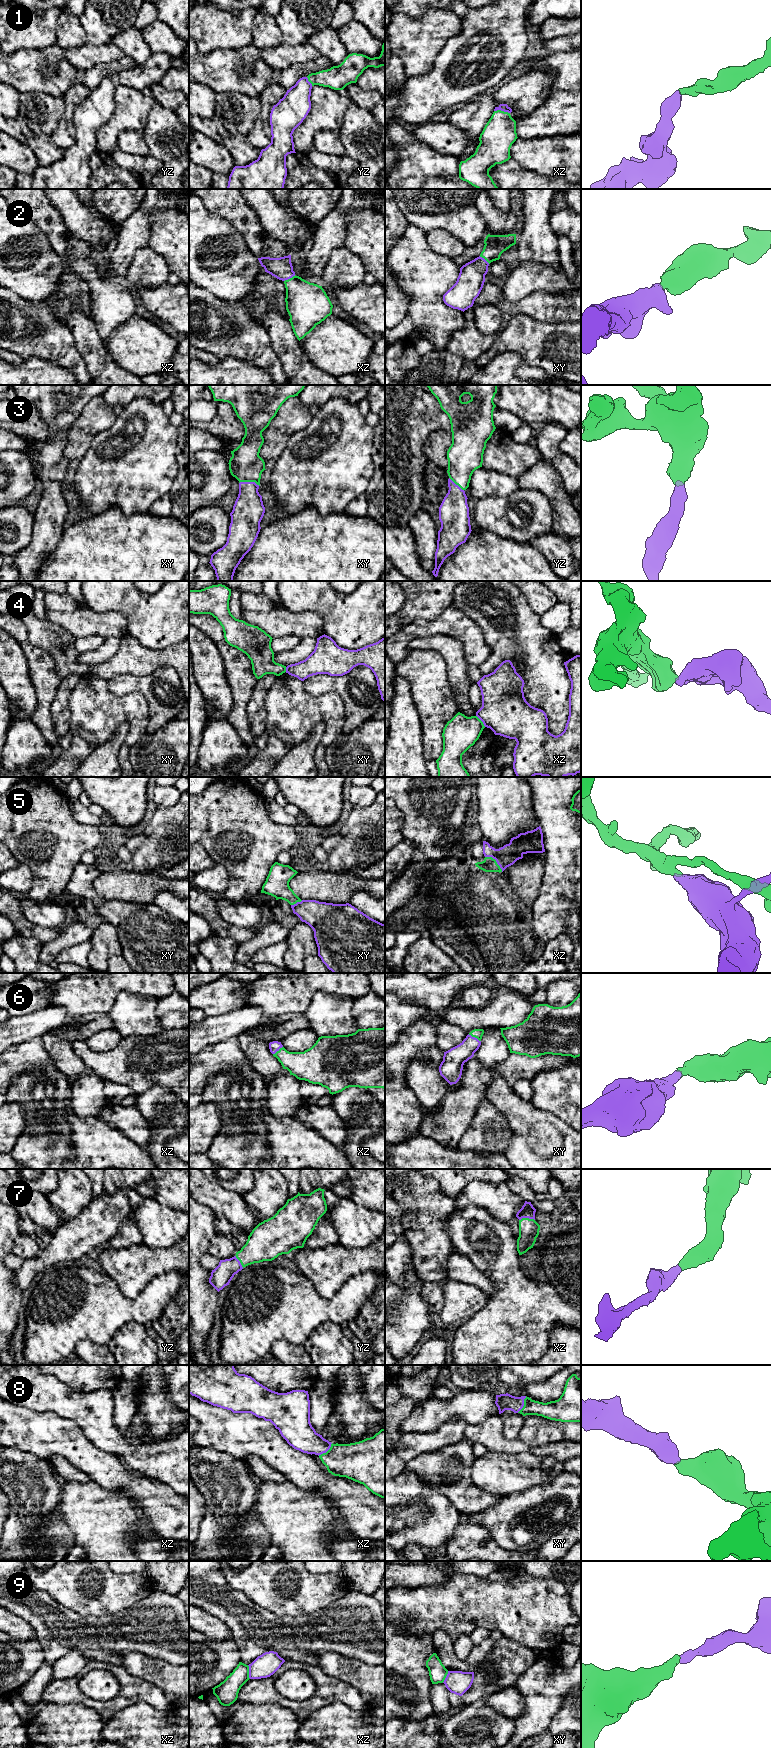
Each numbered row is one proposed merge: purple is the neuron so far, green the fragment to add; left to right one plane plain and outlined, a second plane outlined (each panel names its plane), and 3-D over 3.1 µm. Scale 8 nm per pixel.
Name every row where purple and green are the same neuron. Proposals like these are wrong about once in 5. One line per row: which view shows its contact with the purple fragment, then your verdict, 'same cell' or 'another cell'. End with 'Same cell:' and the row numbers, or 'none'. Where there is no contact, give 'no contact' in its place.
1: meets purple in xz; same cell
2: meets purple in xz; same cell
3: meets purple in xy; same cell
4: meets purple in xz; another cell
5: meets purple in xz; same cell
6: meets purple in xy; same cell
7: meets purple in xz; same cell
8: meets purple in xz; same cell
9: meets purple in xz; another cell
Same cell: 1, 2, 3, 5, 6, 7, 8

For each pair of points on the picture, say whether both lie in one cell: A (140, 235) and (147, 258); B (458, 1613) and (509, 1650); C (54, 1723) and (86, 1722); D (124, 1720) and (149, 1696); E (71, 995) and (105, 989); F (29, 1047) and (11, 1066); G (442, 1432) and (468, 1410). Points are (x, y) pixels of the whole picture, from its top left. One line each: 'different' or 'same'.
A: different
B: different
C: same
D: different
E: same
F: same
G: different

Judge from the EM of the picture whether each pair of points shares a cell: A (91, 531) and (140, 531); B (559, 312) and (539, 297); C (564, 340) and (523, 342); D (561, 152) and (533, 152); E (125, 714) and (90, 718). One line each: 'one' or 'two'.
A: one
B: one
C: one
D: one
E: one

